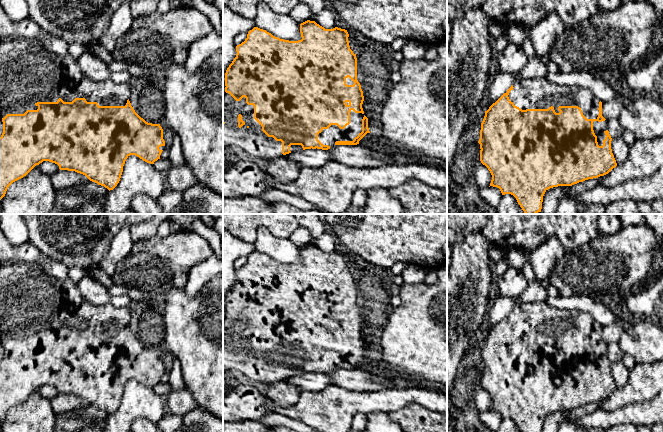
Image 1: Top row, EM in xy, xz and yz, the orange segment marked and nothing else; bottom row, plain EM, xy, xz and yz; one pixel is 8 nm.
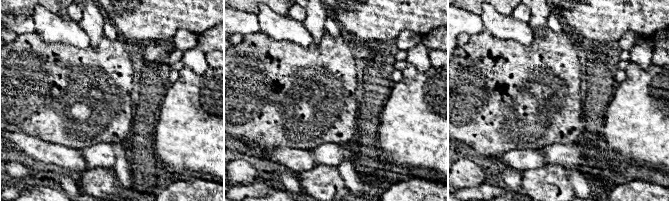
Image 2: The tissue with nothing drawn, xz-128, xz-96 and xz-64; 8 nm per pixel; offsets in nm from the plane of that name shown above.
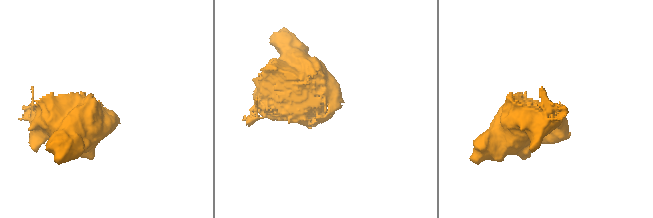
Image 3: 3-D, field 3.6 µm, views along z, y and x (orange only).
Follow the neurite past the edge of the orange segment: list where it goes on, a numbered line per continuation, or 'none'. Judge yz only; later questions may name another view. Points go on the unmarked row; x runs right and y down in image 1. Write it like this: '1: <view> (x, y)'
1: yz (540, 317)

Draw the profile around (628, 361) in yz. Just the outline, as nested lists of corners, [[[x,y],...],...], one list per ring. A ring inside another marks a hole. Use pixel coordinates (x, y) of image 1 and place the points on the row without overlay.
[[[628,354],[623,355],[622,360],[623,364],[627,367],[627,369],[630,371],[633,370],[633,368],[635,367],[635,365],[637,364],[635,362],[635,360]]]

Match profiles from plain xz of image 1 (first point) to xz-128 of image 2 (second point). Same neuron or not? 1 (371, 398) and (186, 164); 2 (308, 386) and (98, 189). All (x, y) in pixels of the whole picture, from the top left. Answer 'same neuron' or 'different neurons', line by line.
1: different neurons
2: different neurons

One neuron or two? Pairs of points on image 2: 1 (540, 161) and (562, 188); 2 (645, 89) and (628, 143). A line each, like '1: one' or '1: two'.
1: two
2: one

